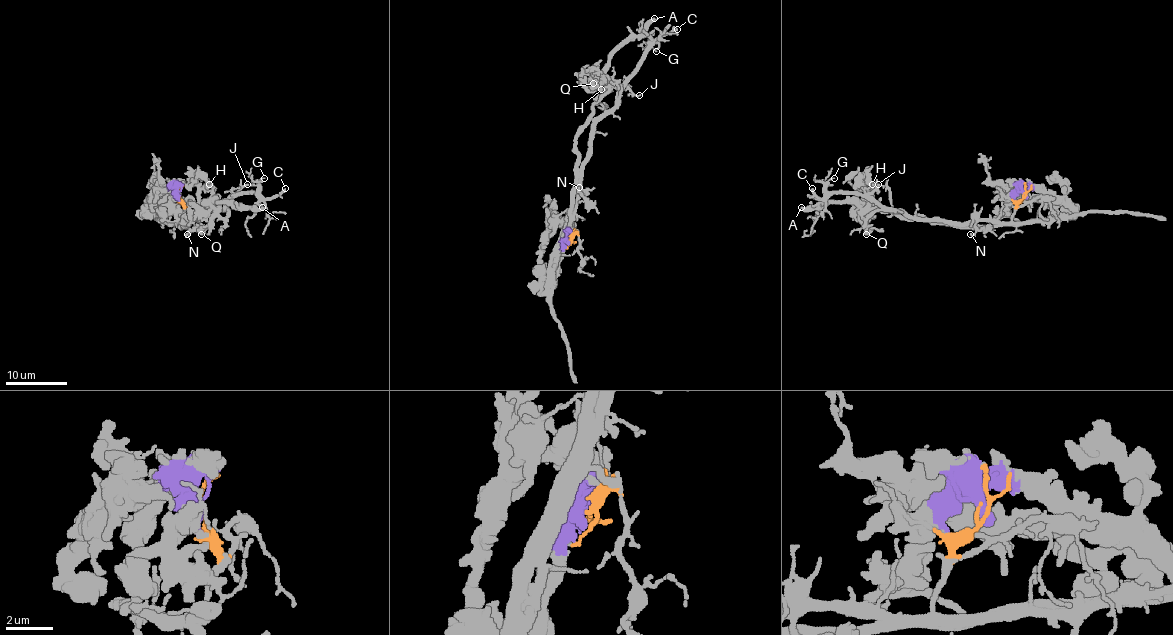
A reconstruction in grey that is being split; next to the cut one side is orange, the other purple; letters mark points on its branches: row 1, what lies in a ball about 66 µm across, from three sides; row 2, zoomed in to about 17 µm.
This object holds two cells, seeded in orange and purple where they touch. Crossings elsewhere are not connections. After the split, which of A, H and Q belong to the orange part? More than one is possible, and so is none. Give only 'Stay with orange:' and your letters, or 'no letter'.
Stay with orange: no letter

